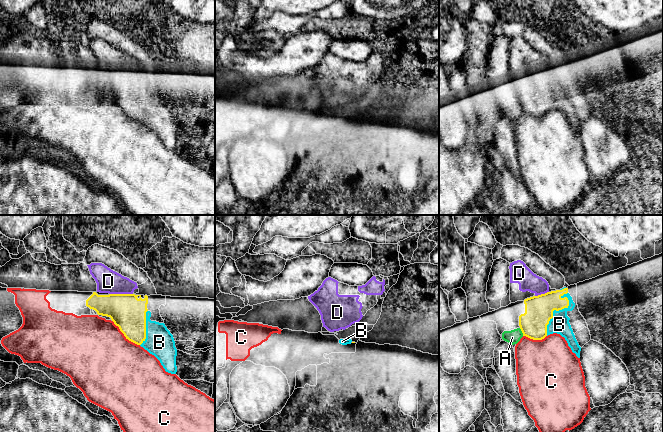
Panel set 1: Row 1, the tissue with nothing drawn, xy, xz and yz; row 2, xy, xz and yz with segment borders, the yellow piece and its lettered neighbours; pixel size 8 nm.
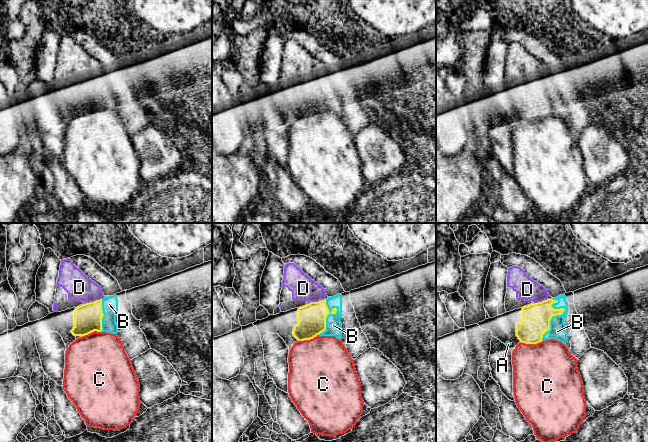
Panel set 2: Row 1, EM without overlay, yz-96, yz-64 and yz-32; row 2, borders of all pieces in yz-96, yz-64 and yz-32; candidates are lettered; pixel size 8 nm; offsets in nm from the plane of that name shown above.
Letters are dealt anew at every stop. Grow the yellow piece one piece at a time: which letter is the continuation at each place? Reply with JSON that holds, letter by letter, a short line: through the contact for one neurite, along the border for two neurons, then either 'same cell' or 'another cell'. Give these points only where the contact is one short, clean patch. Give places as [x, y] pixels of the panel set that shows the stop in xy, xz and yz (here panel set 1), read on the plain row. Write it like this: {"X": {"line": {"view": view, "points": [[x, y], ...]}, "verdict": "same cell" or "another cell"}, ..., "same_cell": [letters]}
{"A": {"line": {"view": "yz", "points": [[519, 104], [523, 111]]}, "verdict": "another cell"}, "B": {"verdict": "same cell"}, "C": {"line": {"view": "xy", "points": [[112, 96], [129, 116], [139, 121]]}, "verdict": "another cell"}, "D": {"verdict": "same cell"}, "same_cell": ["B", "D"]}

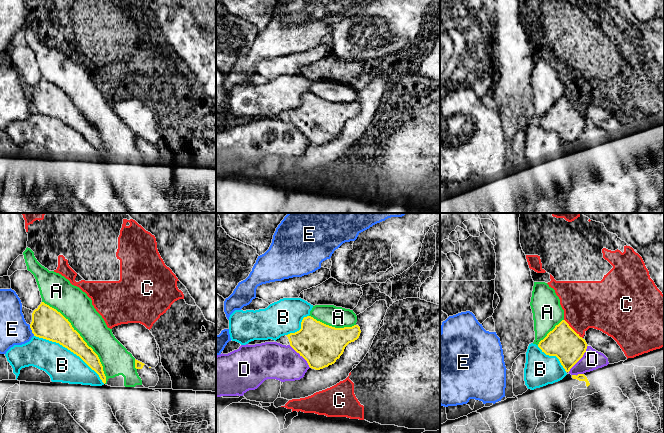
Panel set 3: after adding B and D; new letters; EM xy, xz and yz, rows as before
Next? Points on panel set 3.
{"A": {"verdict": "another cell"}, "B": {"verdict": "another cell"}, "C": {"line": {"view": "yz", "points": [[564, 95], [582, 114]]}, "verdict": "another cell"}, "D": {"line": {"view": "yz", "points": [[587, 121], [583, 132], [568, 147]]}, "verdict": "another cell"}, "E": {"verdict": "another cell"}, "same_cell": []}

